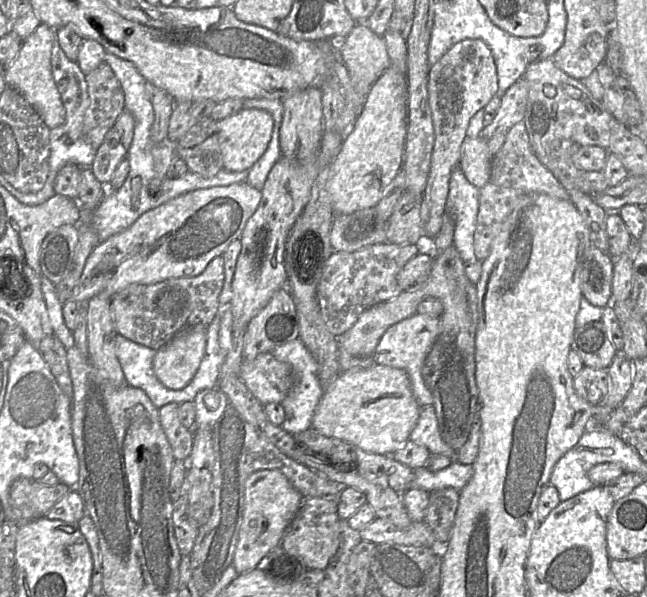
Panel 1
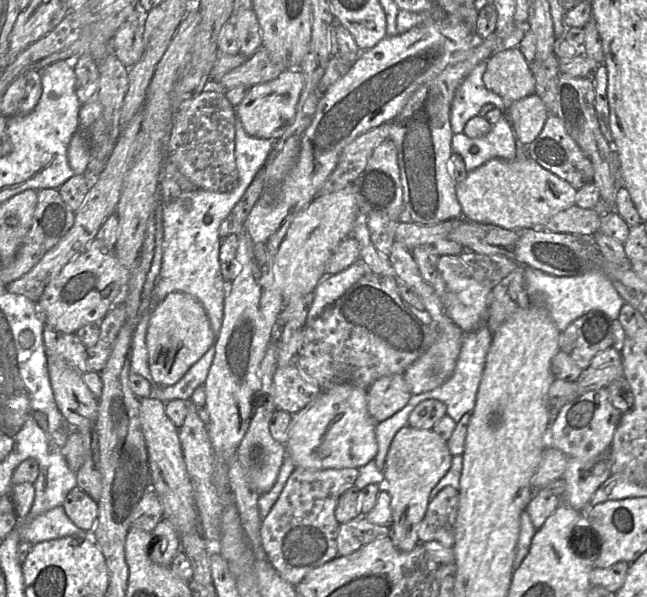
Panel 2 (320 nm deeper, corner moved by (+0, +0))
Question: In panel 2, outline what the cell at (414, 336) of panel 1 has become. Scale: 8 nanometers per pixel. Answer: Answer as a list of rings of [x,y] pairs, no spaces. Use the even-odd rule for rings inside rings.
[[[404,374],[383,376],[367,389],[367,407],[375,422],[382,422],[406,406],[412,393]]]

